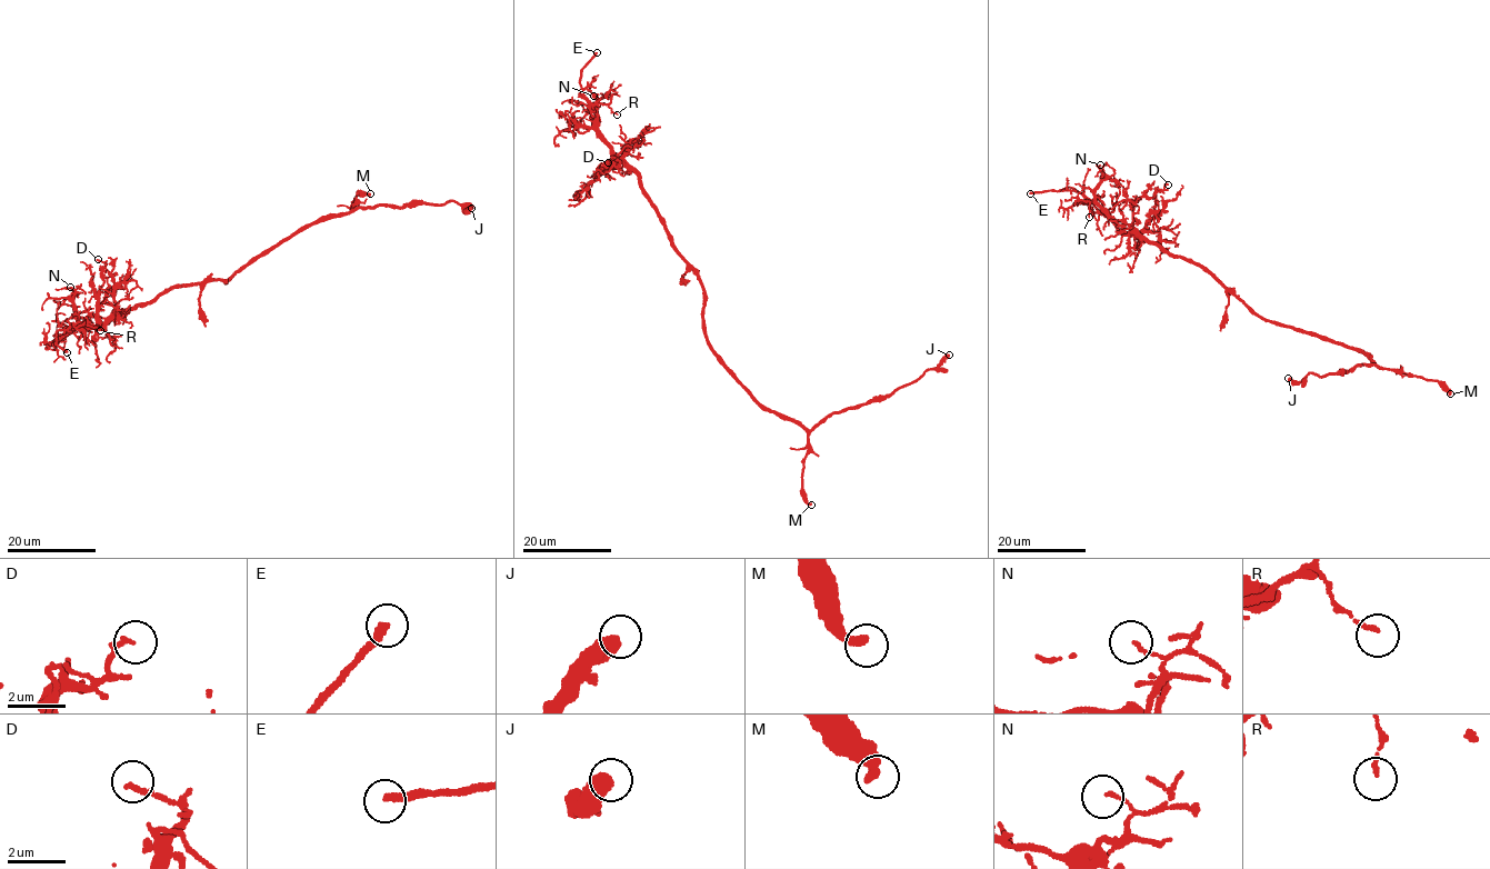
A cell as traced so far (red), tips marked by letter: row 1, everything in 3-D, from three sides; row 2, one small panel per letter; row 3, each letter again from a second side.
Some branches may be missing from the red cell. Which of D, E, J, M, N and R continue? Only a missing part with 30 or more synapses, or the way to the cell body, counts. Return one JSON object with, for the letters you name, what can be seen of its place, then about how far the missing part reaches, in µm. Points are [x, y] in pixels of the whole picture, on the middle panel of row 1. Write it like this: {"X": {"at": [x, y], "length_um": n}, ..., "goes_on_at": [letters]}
{"E": {"at": [597, 52], "length_um": 50}, "goes_on_at": ["E"]}

